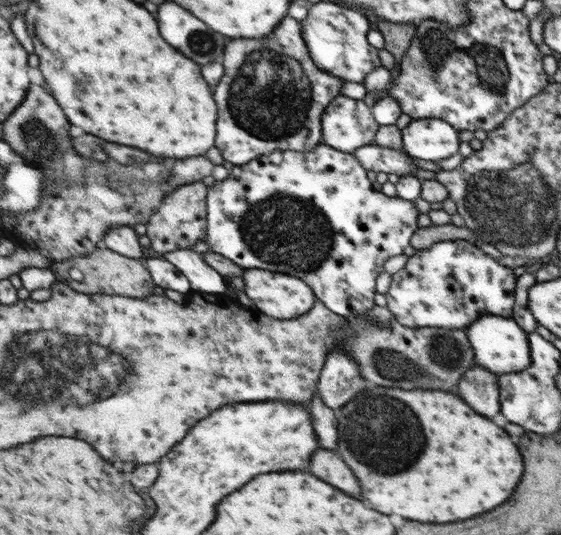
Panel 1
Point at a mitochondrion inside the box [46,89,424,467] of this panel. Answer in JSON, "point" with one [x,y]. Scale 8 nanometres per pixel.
{"point":[298,232]}

